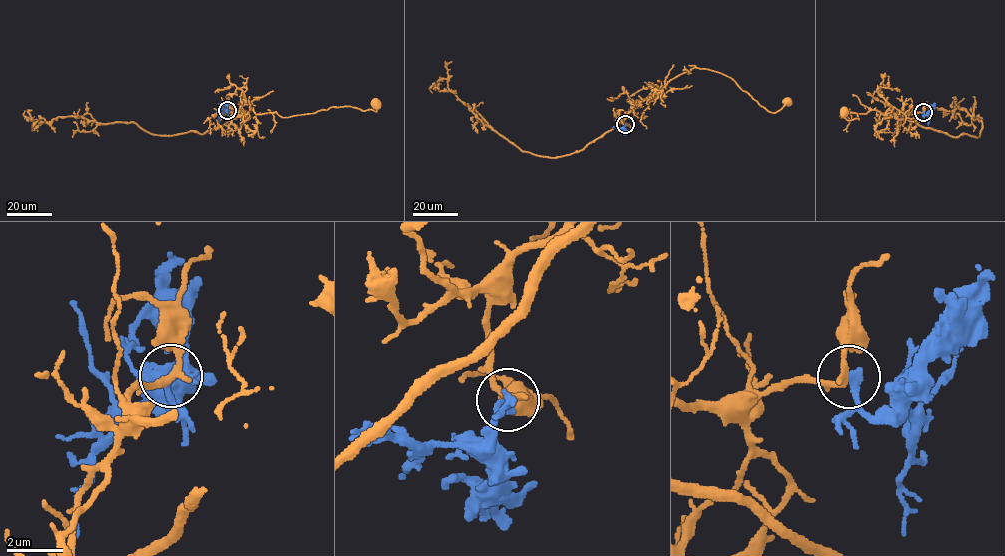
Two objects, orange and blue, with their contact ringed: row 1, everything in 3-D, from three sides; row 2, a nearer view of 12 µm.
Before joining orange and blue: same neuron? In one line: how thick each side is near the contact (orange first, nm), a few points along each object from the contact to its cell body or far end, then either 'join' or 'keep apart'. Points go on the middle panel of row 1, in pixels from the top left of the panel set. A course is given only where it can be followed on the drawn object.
200 nm thick on the orange side, 240 nm on the other; orange runs (625, 124), (624, 115), (639, 102), (696, 67), (730, 77), (770, 112), (777, 112), (787, 102); blue runs (625, 124), (623, 128), (613, 127); keep apart

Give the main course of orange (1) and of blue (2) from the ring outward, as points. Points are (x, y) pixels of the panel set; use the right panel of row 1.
1: (923, 112), (883, 115), (871, 109), (839, 116), (856, 113), (859, 119), (847, 120), (844, 111)
2: (923, 112), (928, 115), (927, 124)

